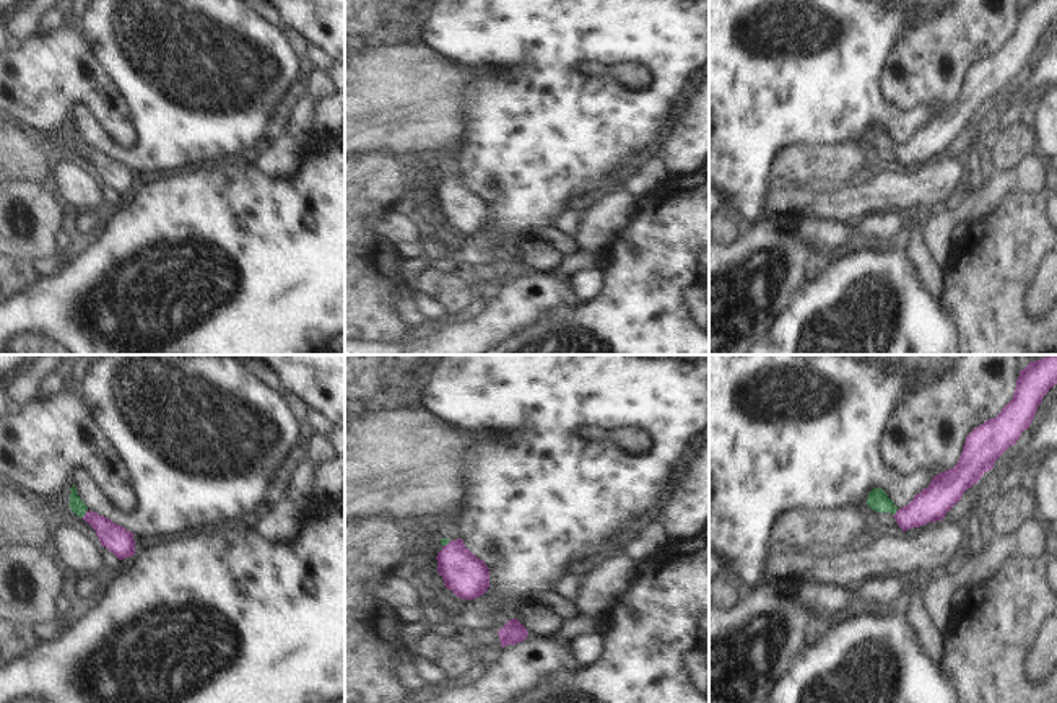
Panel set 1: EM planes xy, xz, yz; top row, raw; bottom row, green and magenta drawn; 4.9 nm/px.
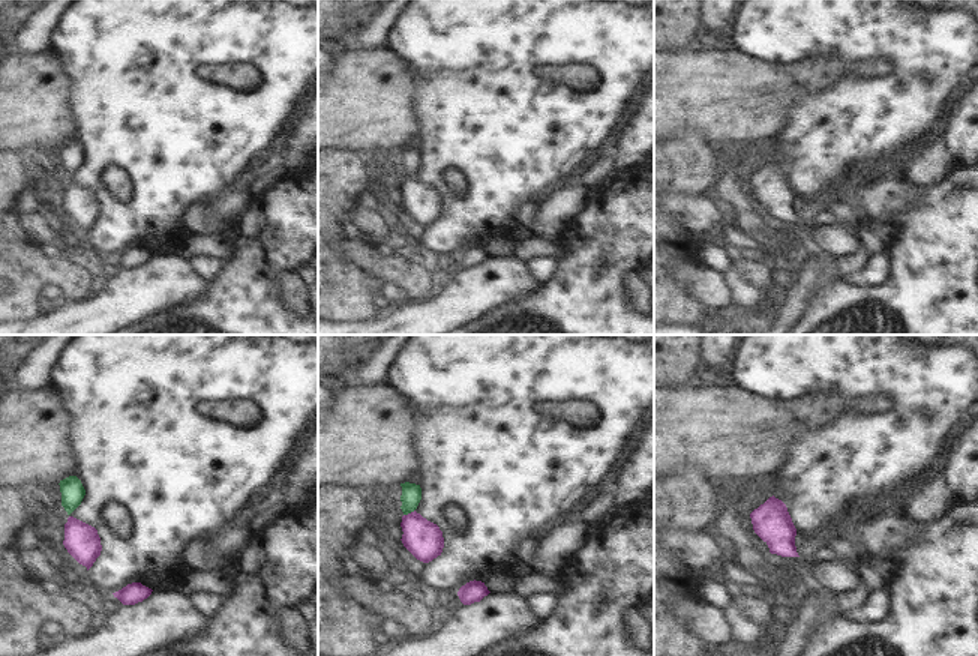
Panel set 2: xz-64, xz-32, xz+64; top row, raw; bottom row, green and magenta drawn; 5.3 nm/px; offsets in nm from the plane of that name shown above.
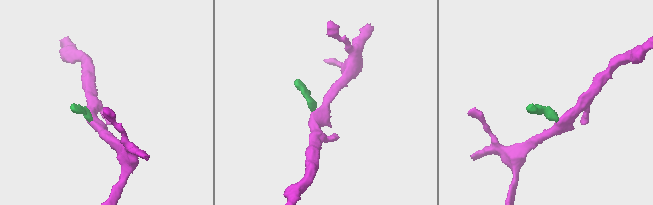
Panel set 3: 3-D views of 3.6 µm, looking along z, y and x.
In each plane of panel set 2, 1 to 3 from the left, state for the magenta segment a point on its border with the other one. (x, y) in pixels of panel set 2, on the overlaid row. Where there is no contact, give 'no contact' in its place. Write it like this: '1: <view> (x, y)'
1: no contact
2: xz-32 (408, 512)
3: no contact

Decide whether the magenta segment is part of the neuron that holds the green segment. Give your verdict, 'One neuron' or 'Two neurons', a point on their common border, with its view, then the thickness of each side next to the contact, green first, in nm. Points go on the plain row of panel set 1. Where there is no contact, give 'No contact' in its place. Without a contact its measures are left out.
One neuron. Touches green at xy (85, 148). Thickness 70 nm (green) against 140 nm.

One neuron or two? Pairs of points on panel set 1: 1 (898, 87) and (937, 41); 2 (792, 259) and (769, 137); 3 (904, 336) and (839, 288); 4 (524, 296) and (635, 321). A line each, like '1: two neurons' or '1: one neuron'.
1: one neuron
2: two neurons
3: one neuron
4: two neurons

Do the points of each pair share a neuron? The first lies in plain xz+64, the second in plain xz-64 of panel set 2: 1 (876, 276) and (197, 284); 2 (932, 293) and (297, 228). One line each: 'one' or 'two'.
1: two
2: one

